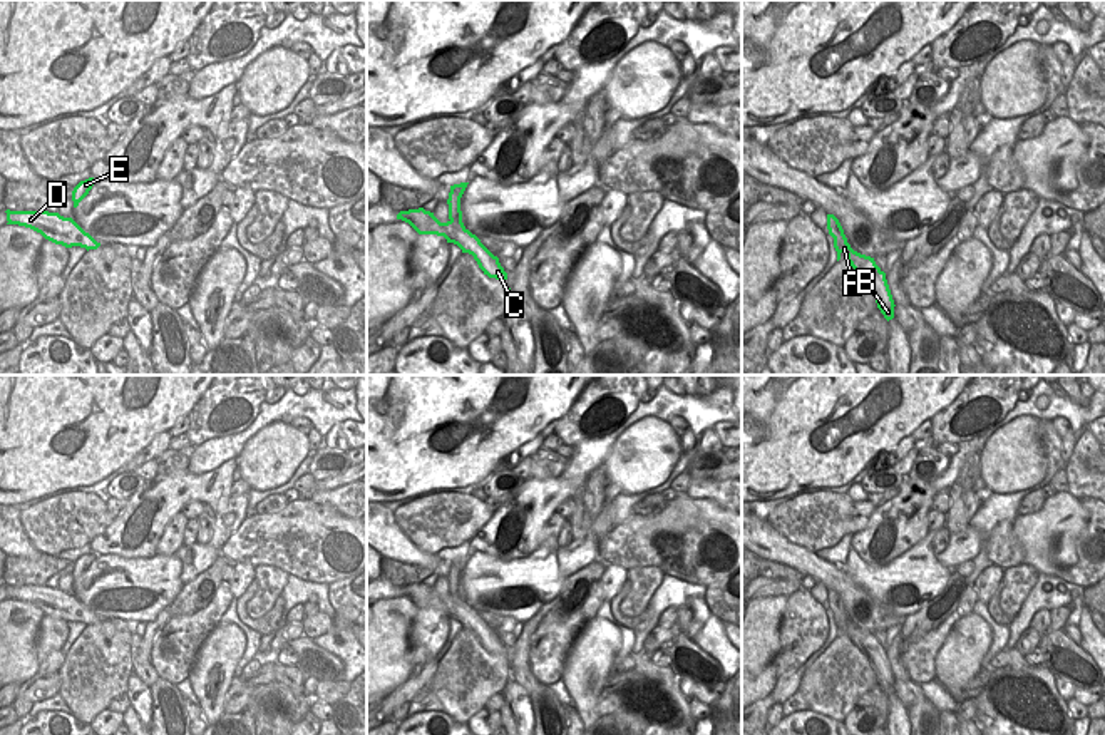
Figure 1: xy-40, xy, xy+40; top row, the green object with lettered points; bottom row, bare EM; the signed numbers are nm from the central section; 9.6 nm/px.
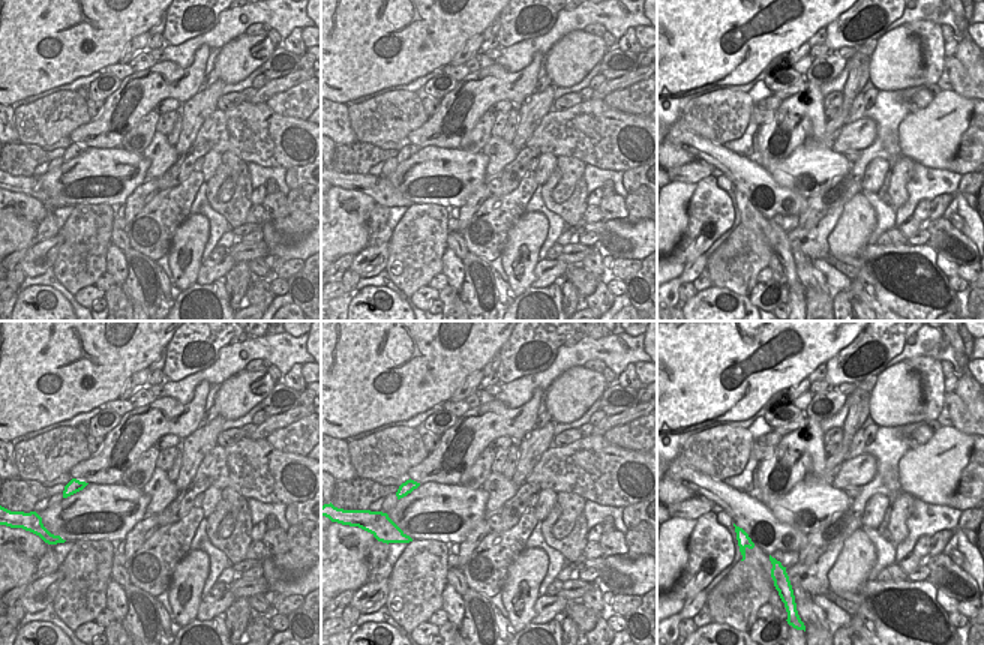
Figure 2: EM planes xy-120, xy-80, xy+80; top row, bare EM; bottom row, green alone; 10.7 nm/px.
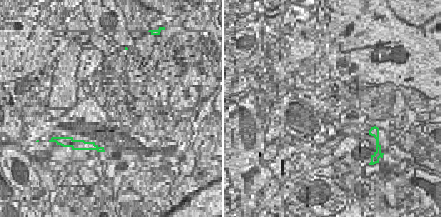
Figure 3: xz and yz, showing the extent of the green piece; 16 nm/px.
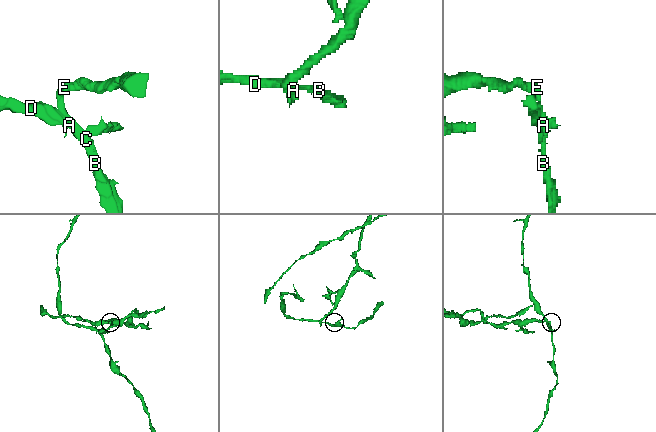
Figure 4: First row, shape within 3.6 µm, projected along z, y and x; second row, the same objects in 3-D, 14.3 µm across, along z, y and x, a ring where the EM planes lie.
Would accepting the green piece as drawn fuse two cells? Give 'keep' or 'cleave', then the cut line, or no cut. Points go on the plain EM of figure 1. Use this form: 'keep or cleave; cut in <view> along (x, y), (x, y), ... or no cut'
cleave; cut in xy along (451, 595), (456, 601), (462, 601)

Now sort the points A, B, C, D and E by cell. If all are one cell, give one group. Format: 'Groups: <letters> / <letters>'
Groups: A B C D / E.

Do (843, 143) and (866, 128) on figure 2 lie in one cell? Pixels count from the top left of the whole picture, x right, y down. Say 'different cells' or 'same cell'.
same cell

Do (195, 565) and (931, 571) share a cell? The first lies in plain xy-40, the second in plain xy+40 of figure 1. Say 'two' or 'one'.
two

